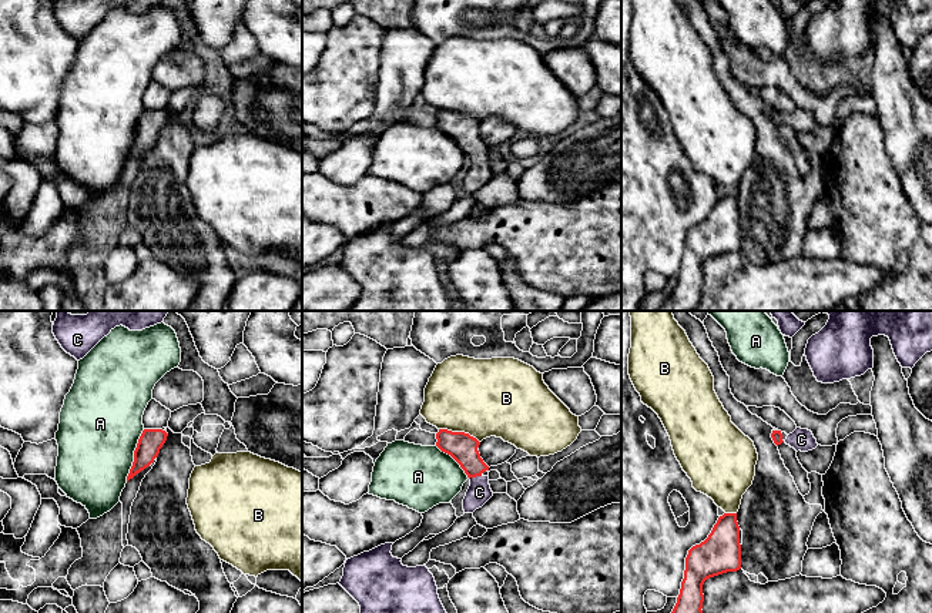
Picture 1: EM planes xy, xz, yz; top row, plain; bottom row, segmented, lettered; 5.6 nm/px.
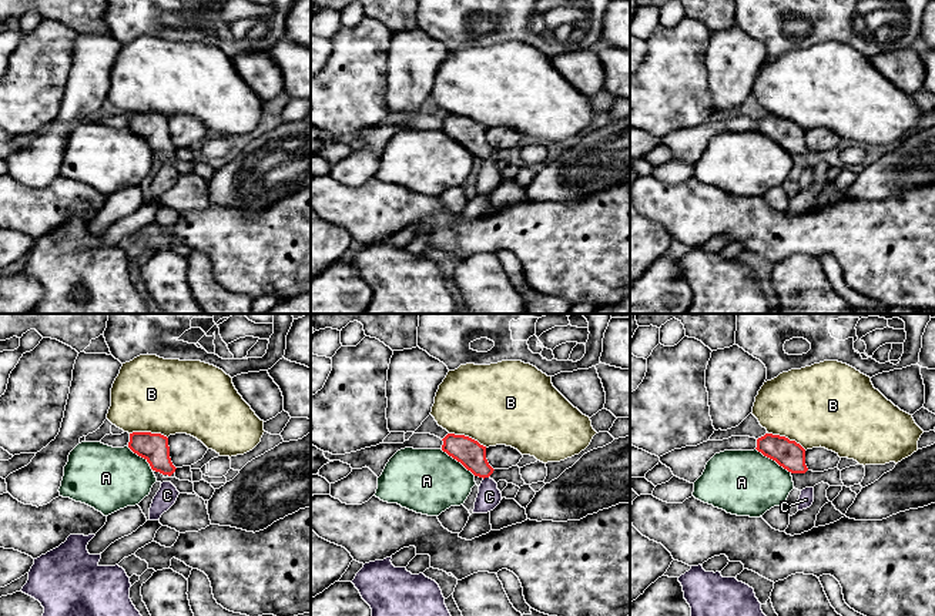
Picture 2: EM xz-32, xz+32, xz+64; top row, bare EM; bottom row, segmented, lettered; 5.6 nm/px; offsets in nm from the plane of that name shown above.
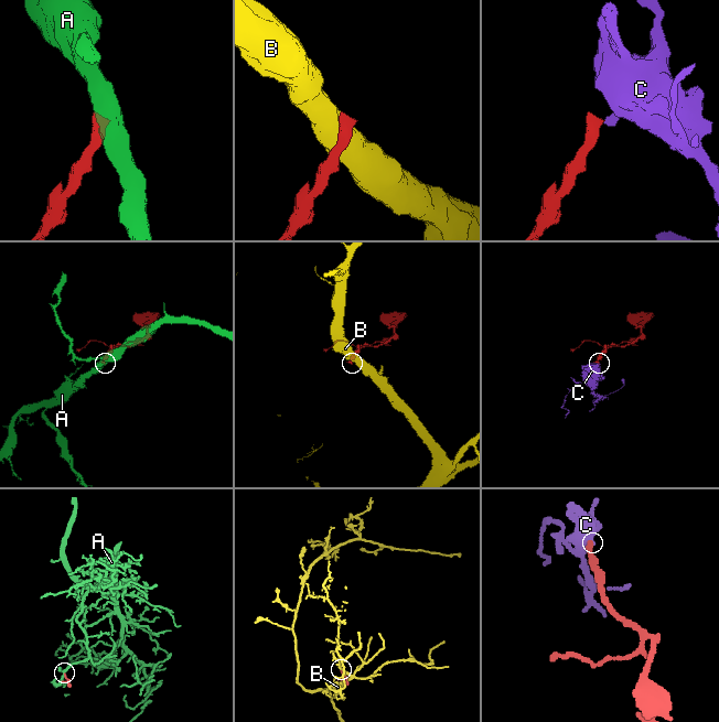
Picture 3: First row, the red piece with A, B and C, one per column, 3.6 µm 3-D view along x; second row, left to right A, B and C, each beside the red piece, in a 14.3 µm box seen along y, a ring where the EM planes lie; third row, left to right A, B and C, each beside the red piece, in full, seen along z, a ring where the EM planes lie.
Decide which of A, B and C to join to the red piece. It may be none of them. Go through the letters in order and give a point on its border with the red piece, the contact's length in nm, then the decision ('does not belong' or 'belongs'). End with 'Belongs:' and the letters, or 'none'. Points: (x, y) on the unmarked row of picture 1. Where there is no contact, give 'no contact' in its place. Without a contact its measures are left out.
A: contact xy (134, 136); length 320 nm; does not belong
B: contact xz (459, 113); length 240 nm; does not belong
C: contact xz (475, 157); length 80 nm; belongs
Belongs: C

